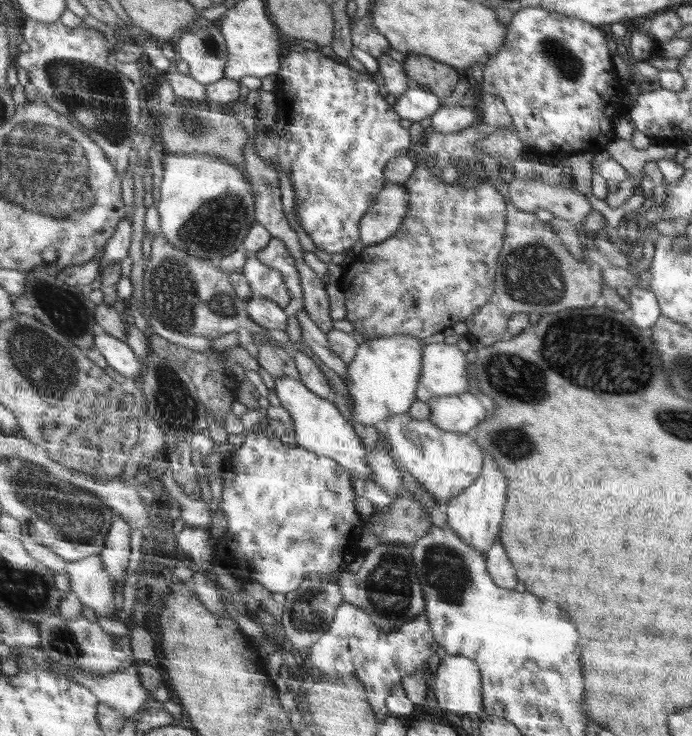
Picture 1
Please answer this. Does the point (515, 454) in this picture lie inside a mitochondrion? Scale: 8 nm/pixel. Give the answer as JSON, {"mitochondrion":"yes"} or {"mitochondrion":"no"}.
{"mitochondrion":"yes"}

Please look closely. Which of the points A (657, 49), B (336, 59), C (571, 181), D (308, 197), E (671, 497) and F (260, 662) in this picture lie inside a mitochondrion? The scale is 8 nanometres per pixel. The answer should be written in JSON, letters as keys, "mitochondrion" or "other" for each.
{"A":"other","B":"other","C":"other","D":"other","E":"other","F":"other"}

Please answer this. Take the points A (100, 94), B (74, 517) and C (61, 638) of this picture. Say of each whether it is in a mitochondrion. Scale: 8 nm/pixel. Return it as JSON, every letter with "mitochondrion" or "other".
{"A":"mitochondrion","B":"mitochondrion","C":"mitochondrion"}

